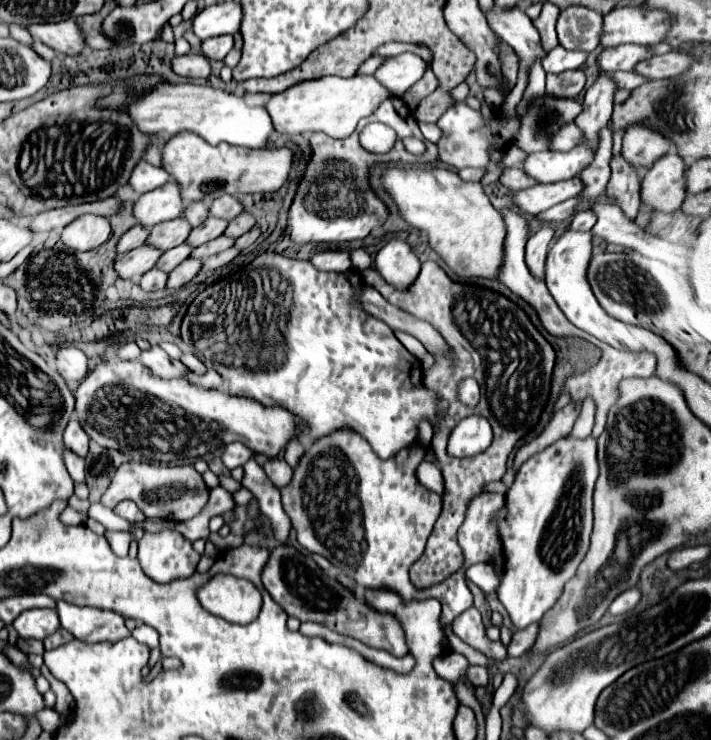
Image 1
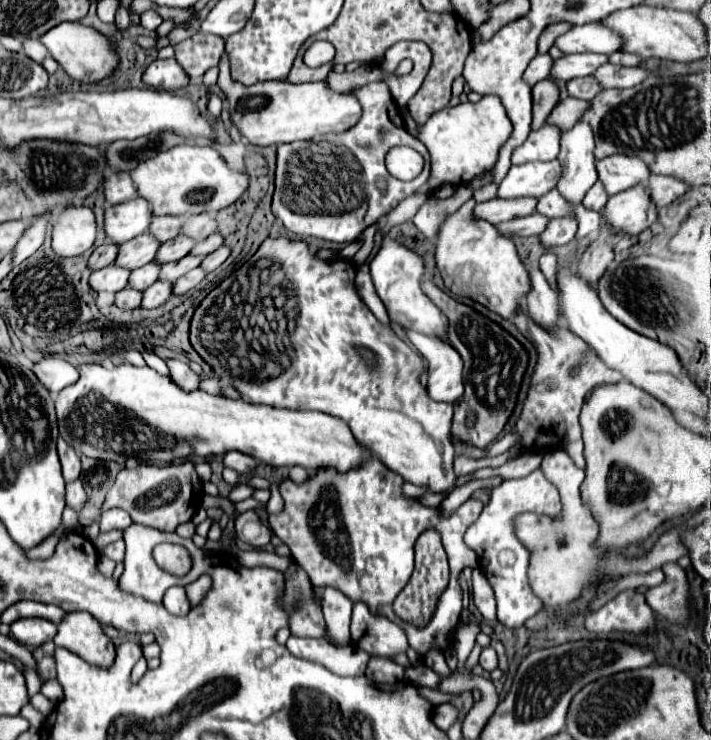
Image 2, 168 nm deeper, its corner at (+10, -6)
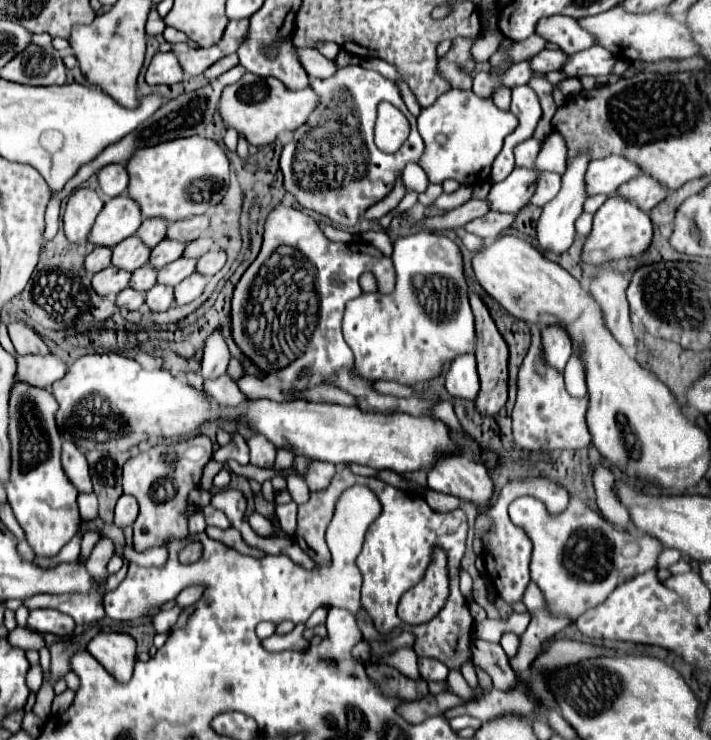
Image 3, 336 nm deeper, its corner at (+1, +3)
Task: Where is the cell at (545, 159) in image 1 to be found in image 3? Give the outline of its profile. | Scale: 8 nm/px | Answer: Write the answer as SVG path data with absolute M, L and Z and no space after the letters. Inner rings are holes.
M515 168L503 182L491 186L487 196L491 210L519 212L535 194L535 180L539 180L539 168Z

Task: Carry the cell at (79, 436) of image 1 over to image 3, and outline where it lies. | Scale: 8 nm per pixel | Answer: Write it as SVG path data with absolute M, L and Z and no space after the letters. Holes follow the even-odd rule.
M71 440L63 442L63 470L79 492L91 492L91 476L89 476L87 458L75 444L71 444Z

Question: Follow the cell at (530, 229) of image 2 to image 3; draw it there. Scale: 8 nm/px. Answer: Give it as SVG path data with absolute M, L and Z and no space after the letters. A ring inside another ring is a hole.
M489 212L483 218L475 218L469 224L465 224L463 228L483 240L491 240L495 236L499 236L505 230L511 230L513 222L517 220L517 214L503 214L503 212Z

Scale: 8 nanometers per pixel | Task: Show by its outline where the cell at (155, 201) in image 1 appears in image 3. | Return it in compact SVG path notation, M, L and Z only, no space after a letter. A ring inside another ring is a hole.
M127 194L111 198L95 220L91 230L91 242L97 246L115 246L127 236L133 236L141 226L143 216L139 204Z

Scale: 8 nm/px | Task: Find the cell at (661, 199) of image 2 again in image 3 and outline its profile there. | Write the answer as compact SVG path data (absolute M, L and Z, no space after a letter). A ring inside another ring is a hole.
M641 174L641 176L629 180L627 184L623 184L615 194L621 194L621 196L633 200L639 208L649 212L651 208L661 204L661 200L669 194L669 190L663 184L659 184L659 180L655 180L653 176Z

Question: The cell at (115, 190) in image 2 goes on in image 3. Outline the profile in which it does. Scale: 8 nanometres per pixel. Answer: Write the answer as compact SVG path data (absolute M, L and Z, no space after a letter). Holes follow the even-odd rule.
M109 164L107 168L99 170L99 186L101 192L109 198L121 196L129 188L129 174L123 164Z

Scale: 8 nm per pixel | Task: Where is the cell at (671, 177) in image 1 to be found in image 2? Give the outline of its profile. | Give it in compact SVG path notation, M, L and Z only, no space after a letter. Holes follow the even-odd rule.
M644 185L612 195L602 211L602 223L620 235L640 235L658 217L658 211L648 197L650 195L646 193Z

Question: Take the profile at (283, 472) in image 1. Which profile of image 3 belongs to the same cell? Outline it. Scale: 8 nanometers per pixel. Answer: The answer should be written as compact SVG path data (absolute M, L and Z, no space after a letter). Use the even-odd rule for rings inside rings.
M289 502L285 506L277 506L277 520L279 520L281 530L287 532L287 536L295 534L295 526L297 526L295 518L297 518L297 504L295 502Z

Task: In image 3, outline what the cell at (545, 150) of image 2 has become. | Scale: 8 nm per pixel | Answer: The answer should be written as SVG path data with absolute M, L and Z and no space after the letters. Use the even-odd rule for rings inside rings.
M527 138L527 140L519 142L515 146L515 164L517 166L533 166L541 144L543 144L543 140L537 140L537 138Z

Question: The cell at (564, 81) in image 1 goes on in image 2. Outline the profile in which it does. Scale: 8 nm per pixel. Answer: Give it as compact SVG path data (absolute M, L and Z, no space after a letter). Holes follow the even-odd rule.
M544 79L532 87L532 129L540 129L560 99L560 91L552 79Z

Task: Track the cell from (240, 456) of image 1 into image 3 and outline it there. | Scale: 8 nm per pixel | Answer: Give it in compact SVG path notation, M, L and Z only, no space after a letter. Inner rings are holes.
M259 434L251 436L247 440L247 446L251 450L251 464L259 466L259 468L271 468L275 462L275 446L271 446L271 442Z

